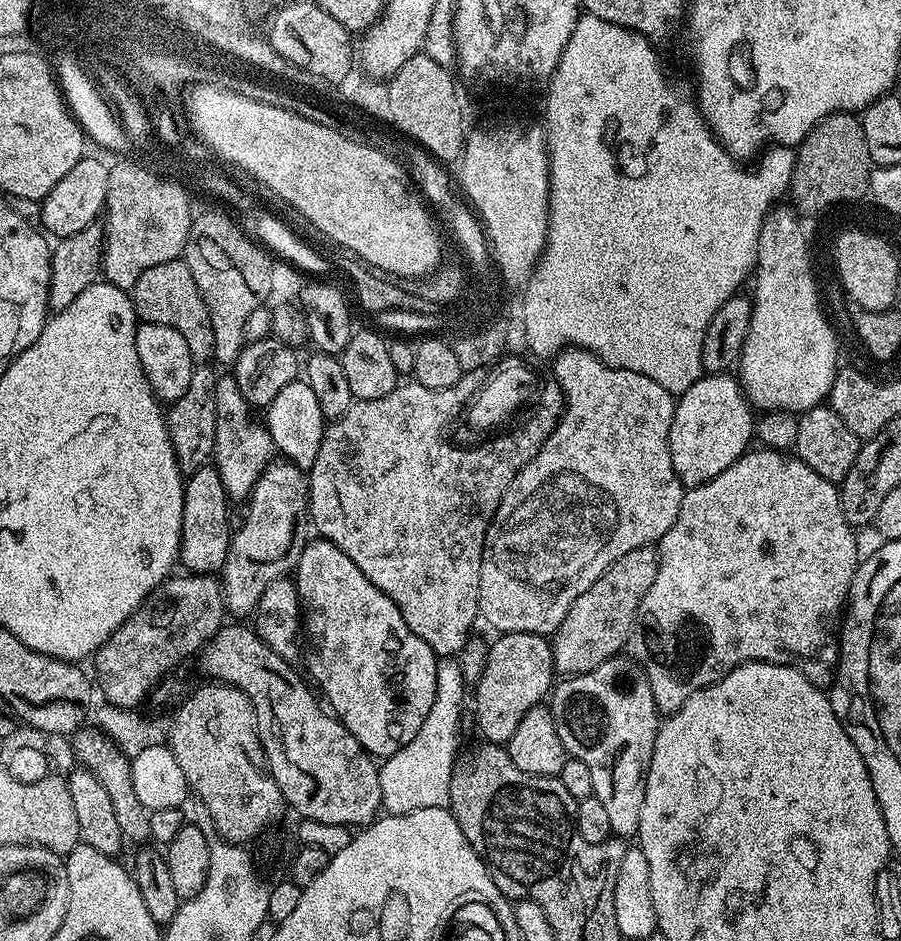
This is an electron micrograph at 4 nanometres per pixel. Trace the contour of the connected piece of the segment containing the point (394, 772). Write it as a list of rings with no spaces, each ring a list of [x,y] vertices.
[[[456,658],[436,661],[436,689],[430,714],[418,734],[379,765],[382,808],[389,816],[410,814],[423,808],[448,808],[450,782],[460,748],[460,719],[464,716],[464,668]]]

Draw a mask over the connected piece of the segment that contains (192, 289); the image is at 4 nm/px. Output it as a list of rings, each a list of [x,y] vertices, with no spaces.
[[[184,259],[162,262],[162,266],[150,266],[150,270],[146,270],[146,274],[142,274],[142,278],[138,278],[136,285],[130,289],[130,295],[132,307],[143,323],[170,326],[170,330],[178,330],[178,334],[186,338],[194,358],[200,359],[201,356],[204,362],[213,359],[214,330],[210,326],[208,307]]]

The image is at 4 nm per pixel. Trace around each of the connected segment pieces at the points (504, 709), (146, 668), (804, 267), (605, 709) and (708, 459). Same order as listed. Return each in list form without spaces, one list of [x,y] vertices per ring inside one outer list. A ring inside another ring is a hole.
[[[506,632],[495,638],[476,684],[476,720],[487,743],[504,746],[514,730],[518,730],[518,722],[543,701],[540,700],[543,696],[545,699],[549,695],[554,684],[554,669],[552,645],[537,632]]]
[[[176,574],[165,580],[151,599],[141,604],[134,614],[130,614],[130,618],[126,618],[126,622],[122,622],[122,626],[118,626],[118,630],[114,630],[114,634],[110,634],[107,642],[94,653],[95,679],[98,681],[99,691],[100,688],[104,691],[103,699],[107,703],[124,709],[135,709],[138,706],[136,704],[142,703],[147,696],[149,699],[150,693],[167,677],[164,675],[171,668],[178,667],[187,656],[195,657],[225,623],[224,589],[221,581],[212,574],[183,575]]]
[[[773,207],[768,213],[768,217],[762,222],[762,230],[758,234],[758,250],[756,251],[756,266],[754,269],[754,281],[756,280],[756,289],[750,292],[752,301],[752,317],[750,318],[749,332],[746,334],[744,348],[741,350],[738,359],[738,369],[740,368],[740,376],[738,375],[738,384],[742,389],[743,395],[746,397],[747,403],[756,410],[773,410],[782,412],[790,412],[799,414],[808,412],[812,408],[821,407],[829,399],[832,383],[838,371],[838,363],[836,364],[836,336],[832,333],[832,328],[828,325],[828,320],[824,317],[824,312],[820,309],[820,296],[816,293],[818,281],[812,276],[813,257],[808,257],[808,240],[804,237],[805,226],[802,220],[795,215],[791,207],[780,208]]]
[[[620,659],[602,662],[580,676],[561,679],[551,689],[550,707],[565,753],[590,766],[594,777],[592,794],[606,809],[613,833],[629,838],[640,831],[644,783],[658,731],[658,709],[645,669],[632,660]]]
[[[701,375],[690,390],[679,393],[674,418],[670,422],[668,445],[670,462],[686,486],[704,484],[726,470],[749,451],[754,440],[753,409],[746,403],[737,381],[731,375]]]

